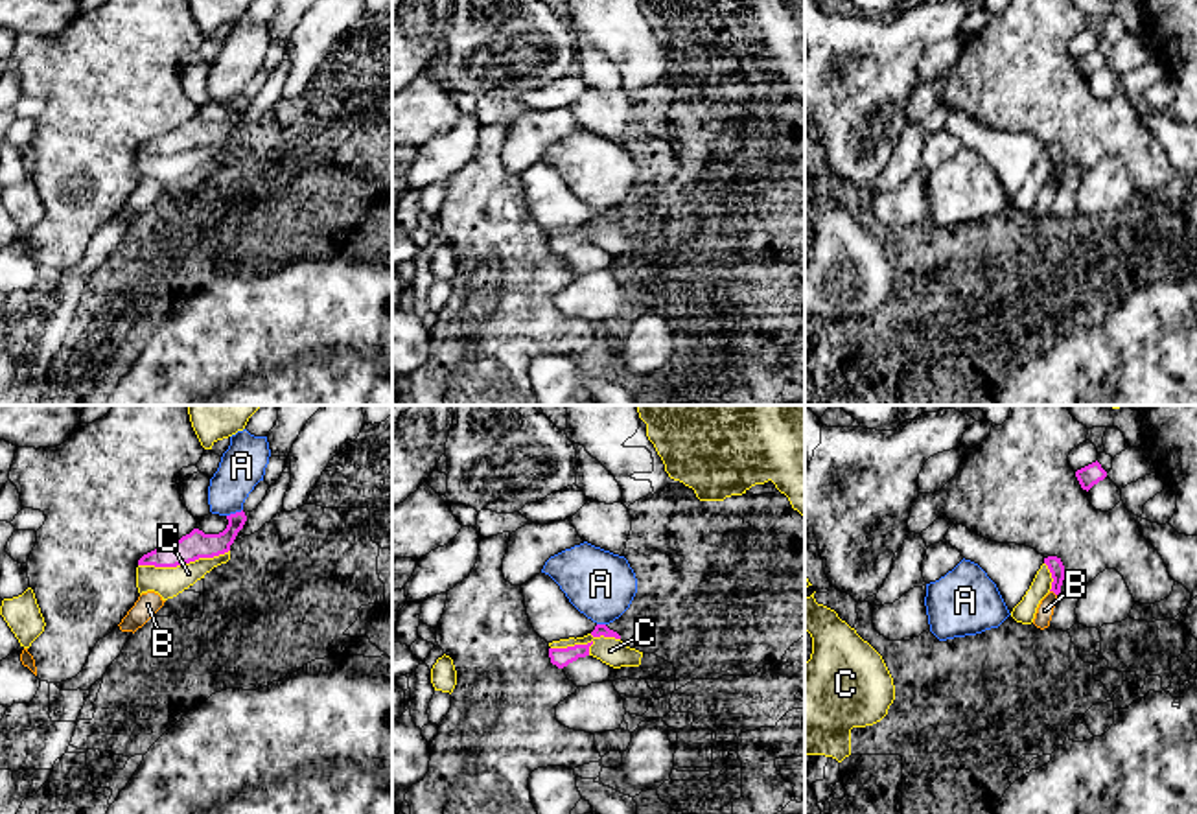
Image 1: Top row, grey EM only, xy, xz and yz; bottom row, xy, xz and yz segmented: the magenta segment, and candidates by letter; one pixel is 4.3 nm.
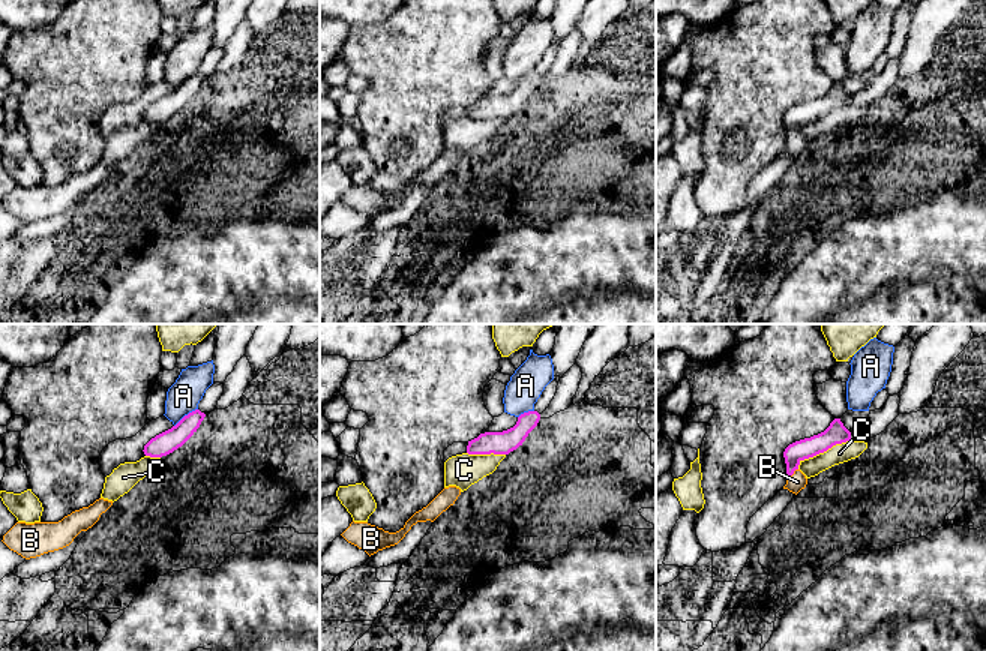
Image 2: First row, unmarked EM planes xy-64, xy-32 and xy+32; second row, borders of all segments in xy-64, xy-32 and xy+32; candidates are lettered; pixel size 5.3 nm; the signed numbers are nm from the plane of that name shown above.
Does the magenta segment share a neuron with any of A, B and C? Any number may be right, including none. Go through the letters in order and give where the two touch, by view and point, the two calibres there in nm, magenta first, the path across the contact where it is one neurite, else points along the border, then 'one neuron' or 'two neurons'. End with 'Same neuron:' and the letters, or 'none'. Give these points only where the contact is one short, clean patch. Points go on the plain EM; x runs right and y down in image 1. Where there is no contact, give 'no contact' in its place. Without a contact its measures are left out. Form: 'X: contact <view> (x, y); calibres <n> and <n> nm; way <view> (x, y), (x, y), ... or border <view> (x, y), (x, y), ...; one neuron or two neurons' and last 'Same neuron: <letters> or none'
A: contact xy (236, 100); calibres 120 and 200 nm; border xy (242, 96), (227, 104); two neurons
B: contact yz (1054, 179); calibres 70 and 70 nm; way yz (1054, 151), (1054, 179), (1045, 197); one neuron
C: contact xy (183, 150); calibres 120 and 140 nm; border xy (229, 137), (175, 153), (139, 153); two neurons
Same neuron: B

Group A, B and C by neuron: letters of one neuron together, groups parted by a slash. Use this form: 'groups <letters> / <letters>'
groups A / B / C

